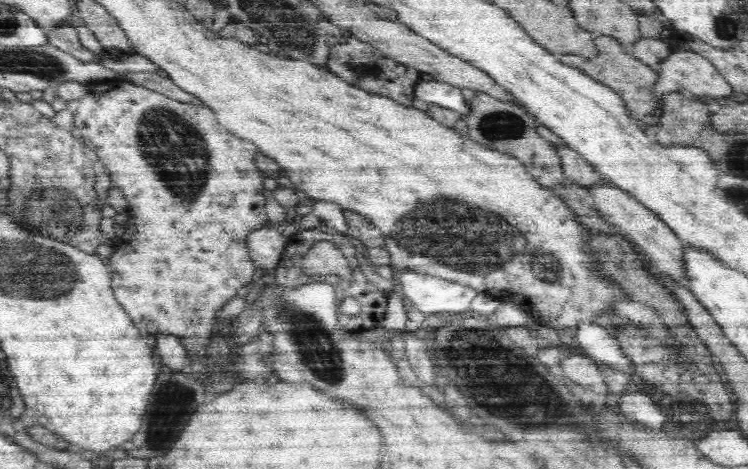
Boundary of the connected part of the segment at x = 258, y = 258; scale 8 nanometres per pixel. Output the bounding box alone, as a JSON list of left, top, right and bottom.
[248,226,288,269]

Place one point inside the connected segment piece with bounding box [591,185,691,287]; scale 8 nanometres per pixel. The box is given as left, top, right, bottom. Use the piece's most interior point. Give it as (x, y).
(666, 252)

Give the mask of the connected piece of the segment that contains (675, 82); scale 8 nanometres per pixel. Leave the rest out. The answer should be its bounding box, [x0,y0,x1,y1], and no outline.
[641,50,732,131]

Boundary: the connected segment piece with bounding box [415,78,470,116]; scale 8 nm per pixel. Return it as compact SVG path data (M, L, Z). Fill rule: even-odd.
M432 78L420 80L415 88L415 98L448 108L461 116L467 115L470 111L469 102L464 98L462 89Z

